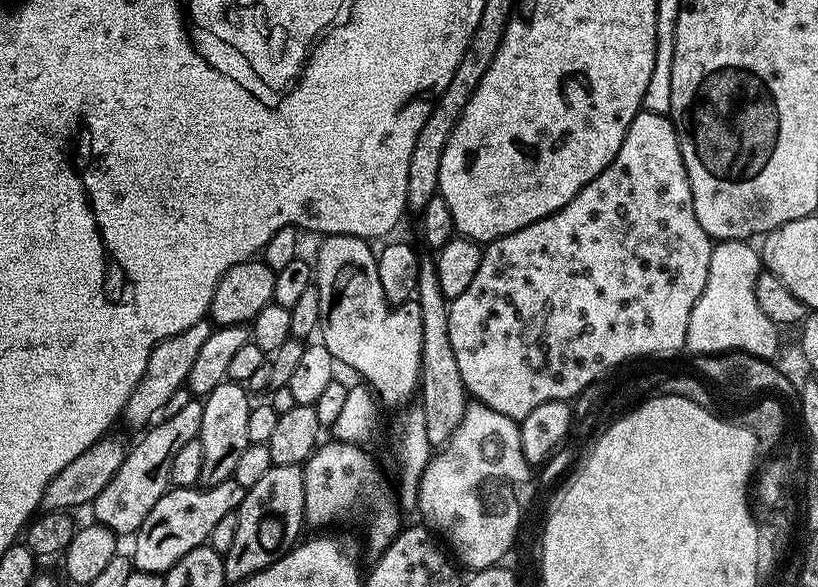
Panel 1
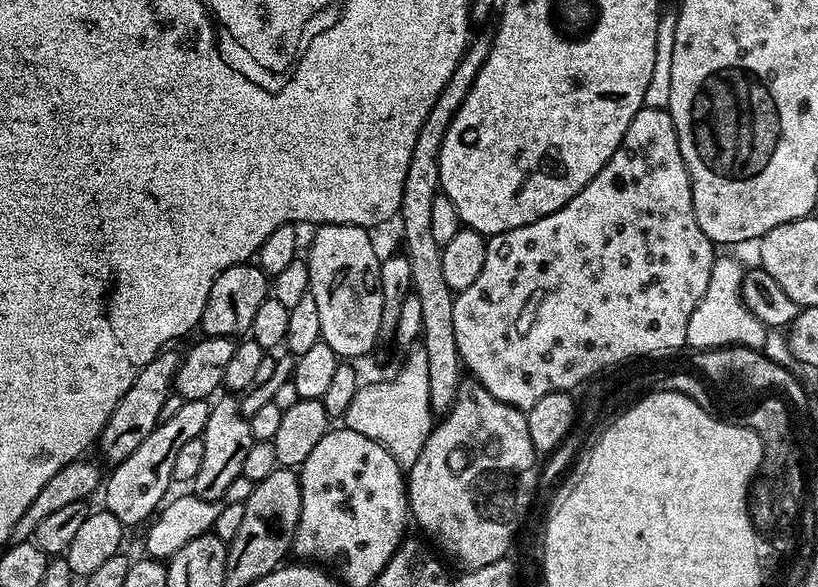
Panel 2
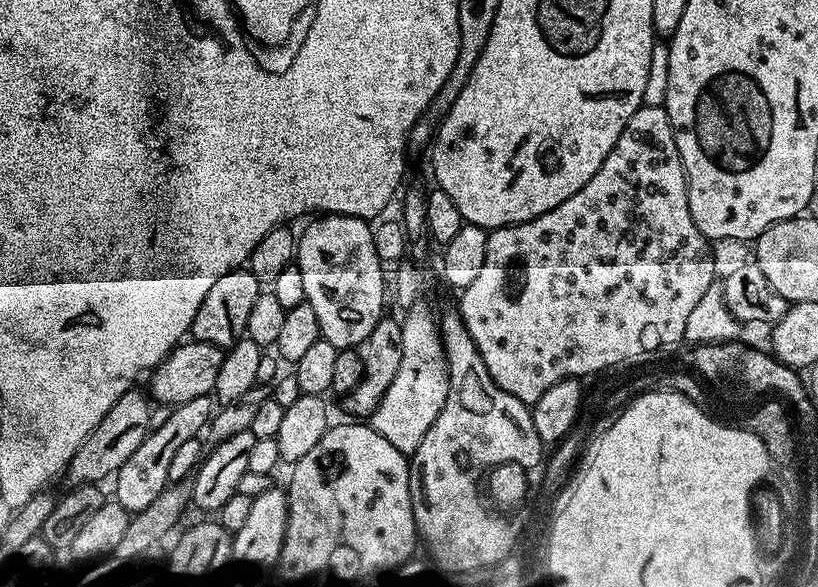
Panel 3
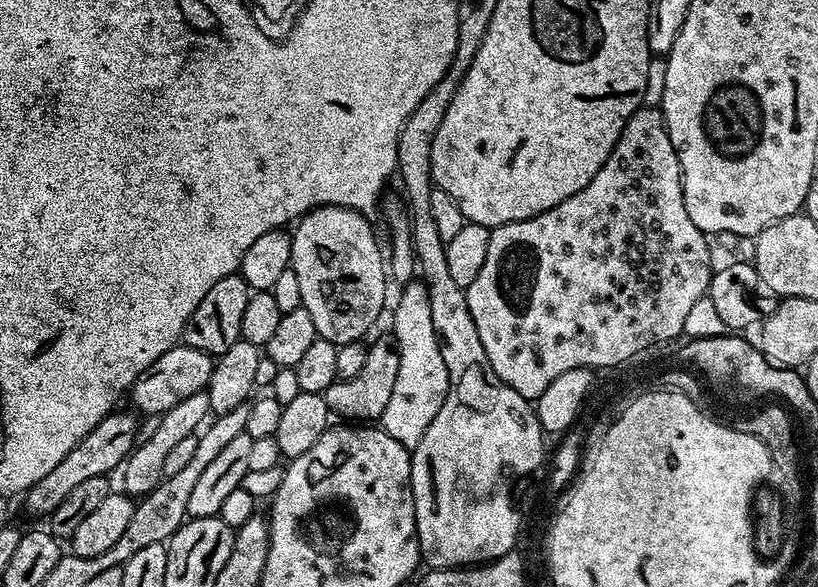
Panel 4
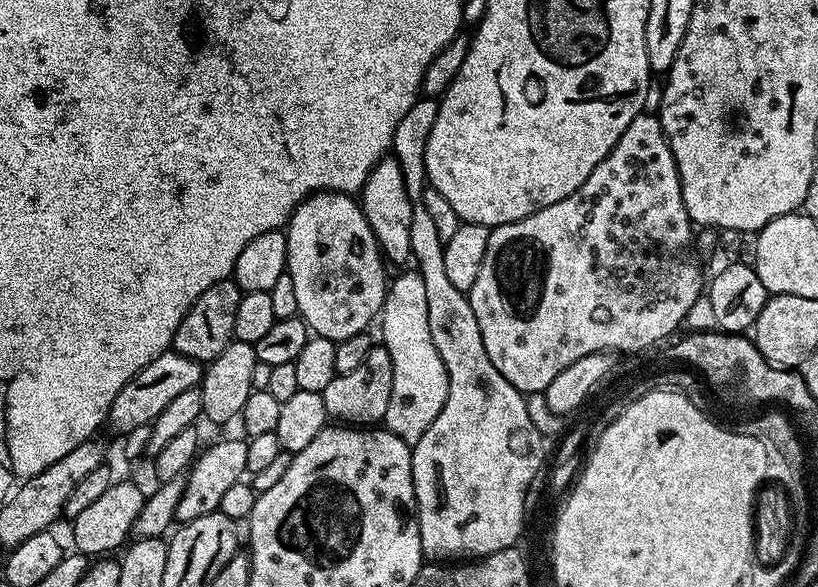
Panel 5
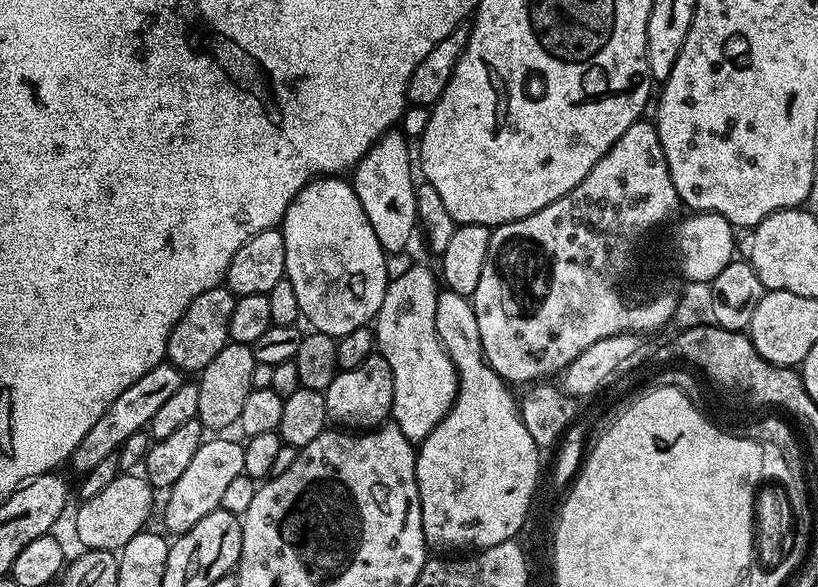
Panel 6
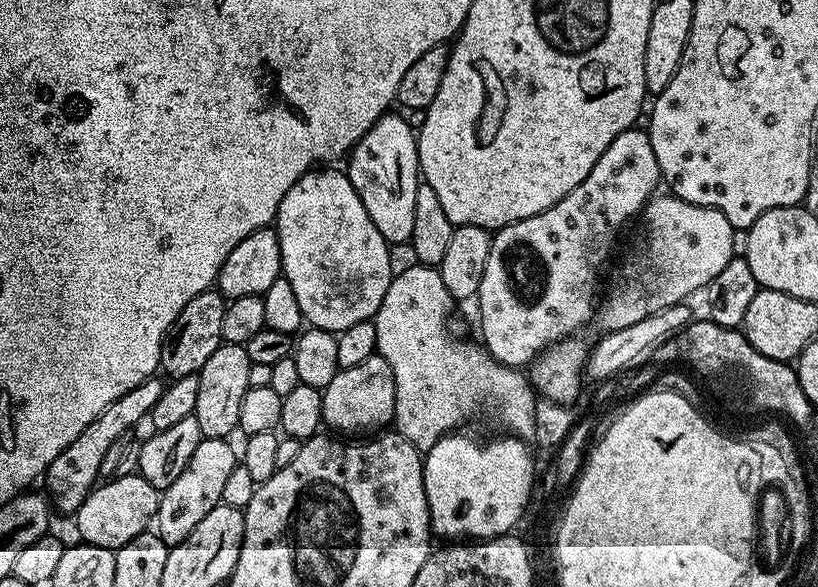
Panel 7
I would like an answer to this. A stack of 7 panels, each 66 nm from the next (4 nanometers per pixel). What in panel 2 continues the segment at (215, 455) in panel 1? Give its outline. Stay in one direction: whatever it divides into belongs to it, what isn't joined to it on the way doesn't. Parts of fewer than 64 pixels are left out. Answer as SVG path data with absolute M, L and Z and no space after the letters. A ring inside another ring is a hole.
M232 394L217 397L211 405L203 437L204 458L192 483L193 491L204 500L215 500L216 492L227 495L230 484L243 473L243 468L256 441L249 421L240 414L240 401Z

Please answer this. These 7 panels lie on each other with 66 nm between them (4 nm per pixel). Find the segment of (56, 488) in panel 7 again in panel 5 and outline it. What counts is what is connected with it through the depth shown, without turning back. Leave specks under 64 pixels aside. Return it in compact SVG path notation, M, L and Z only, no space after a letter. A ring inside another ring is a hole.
M171 350L162 353L158 358L154 358L154 362L147 364L141 372L134 374L134 378L130 378L130 382L122 386L122 390L118 390L118 398L114 398L108 411L107 427L112 427L114 431L120 432L119 434L126 434L138 426L153 425L162 410L178 394L197 387L201 379L201 361L191 360Z

